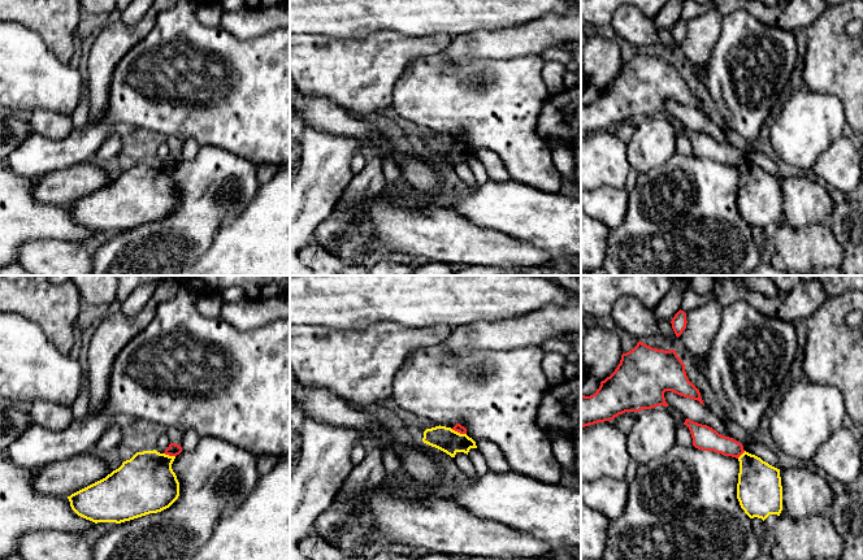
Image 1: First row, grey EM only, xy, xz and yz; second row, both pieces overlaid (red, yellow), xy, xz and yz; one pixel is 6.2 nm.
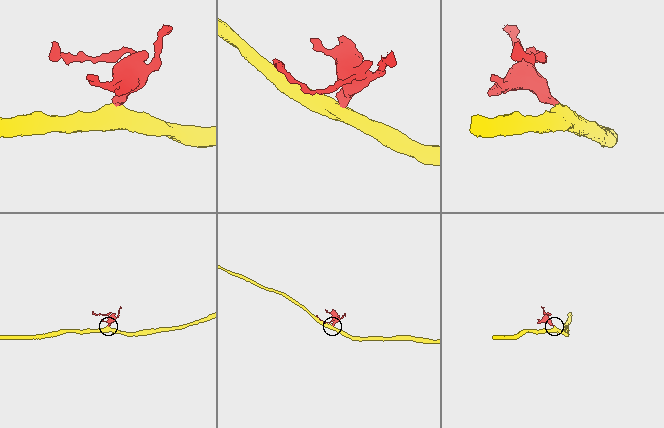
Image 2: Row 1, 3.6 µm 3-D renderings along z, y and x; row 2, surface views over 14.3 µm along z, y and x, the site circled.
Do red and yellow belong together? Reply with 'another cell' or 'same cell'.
another cell

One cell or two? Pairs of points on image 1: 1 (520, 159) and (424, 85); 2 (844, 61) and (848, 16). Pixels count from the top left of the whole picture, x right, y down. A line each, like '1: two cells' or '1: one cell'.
1: one cell
2: one cell

